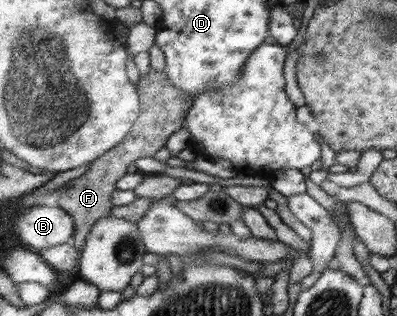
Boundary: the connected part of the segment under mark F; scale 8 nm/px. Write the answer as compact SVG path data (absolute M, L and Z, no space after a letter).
M150 67L148 73L139 75L137 85L142 112L139 113L127 136L109 152L93 160L83 175L63 185L62 191L53 201L53 204L70 214L74 221L74 235L70 237L69 242L76 249L78 257L86 235L93 228L94 223L110 213L111 194L116 190L117 180L132 169L135 159L152 157L159 148L165 146L170 135L183 125L186 112L191 107L193 97L175 87L164 71Z

